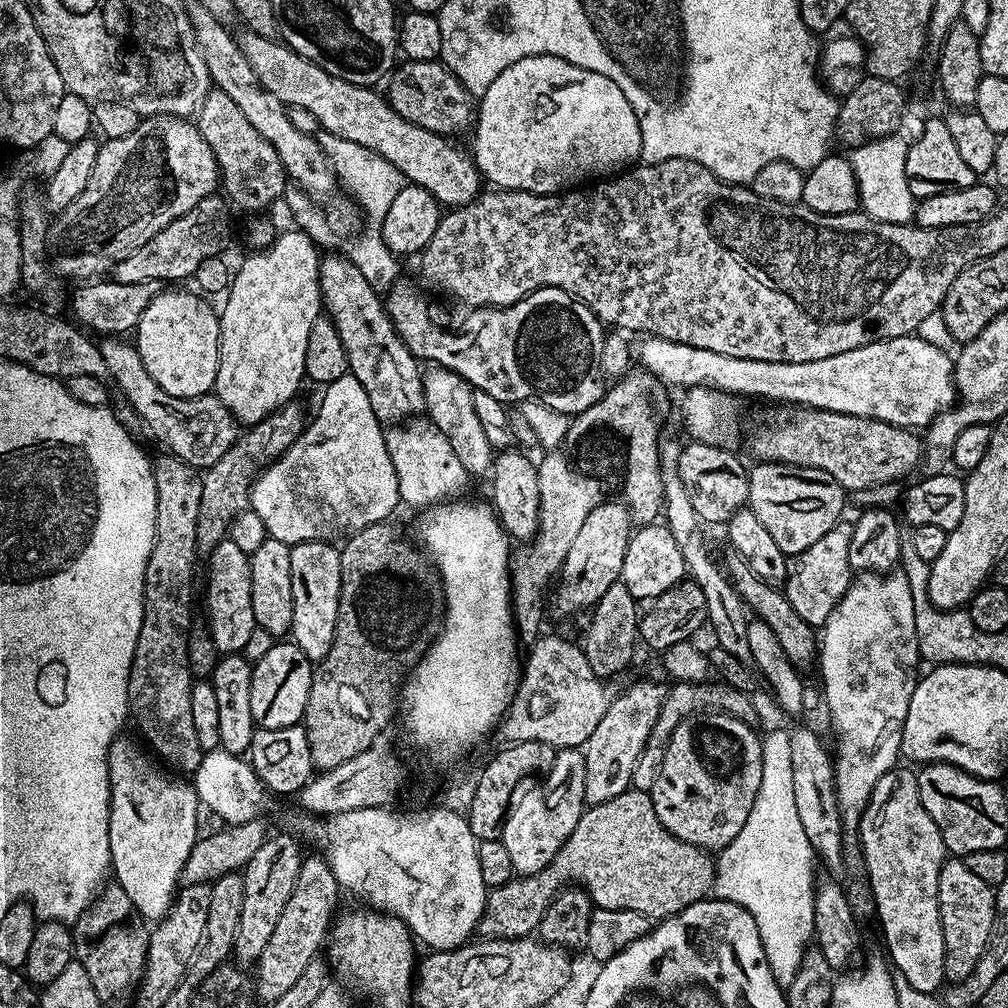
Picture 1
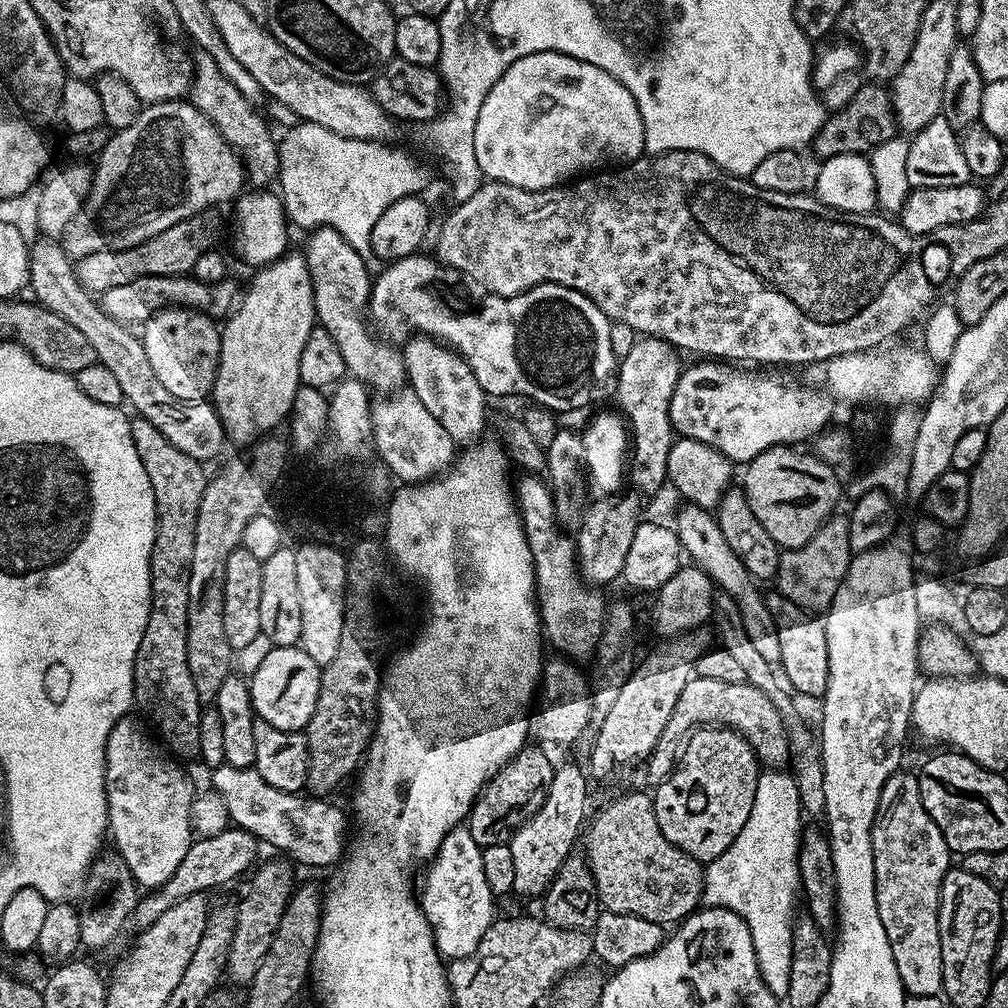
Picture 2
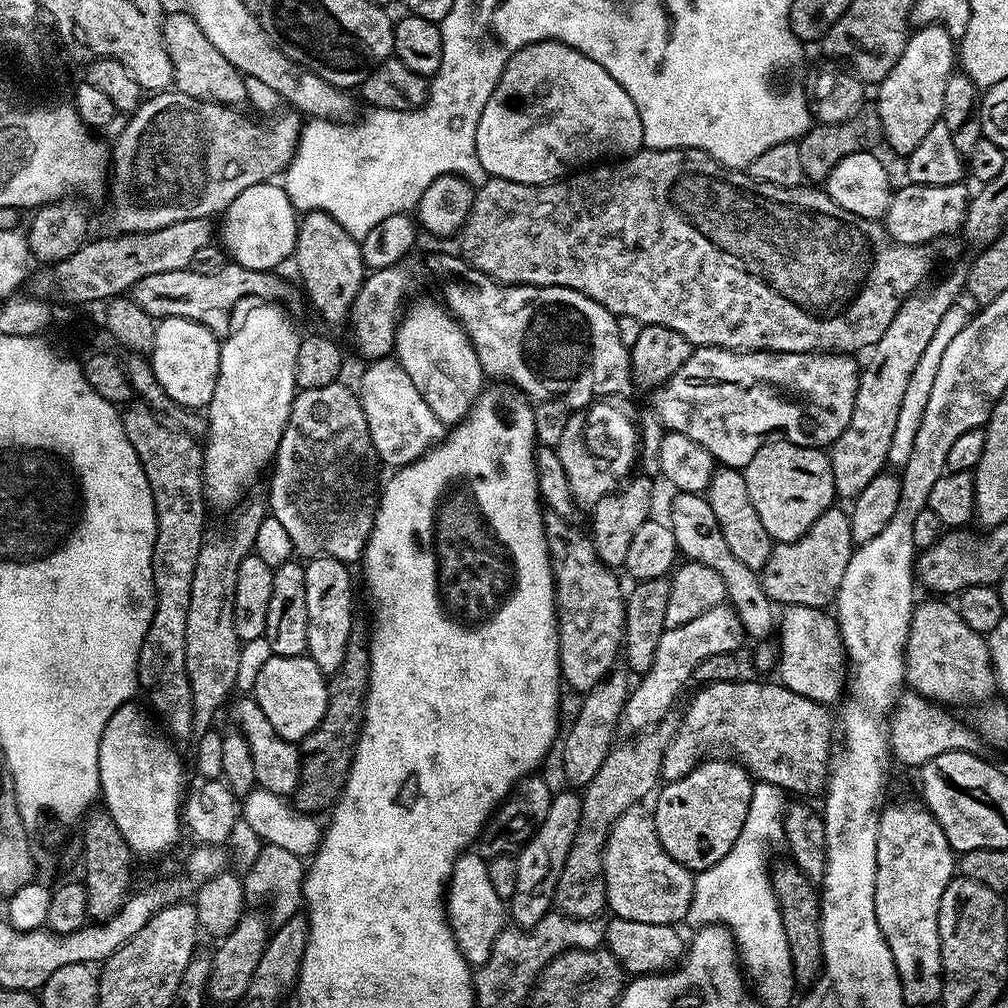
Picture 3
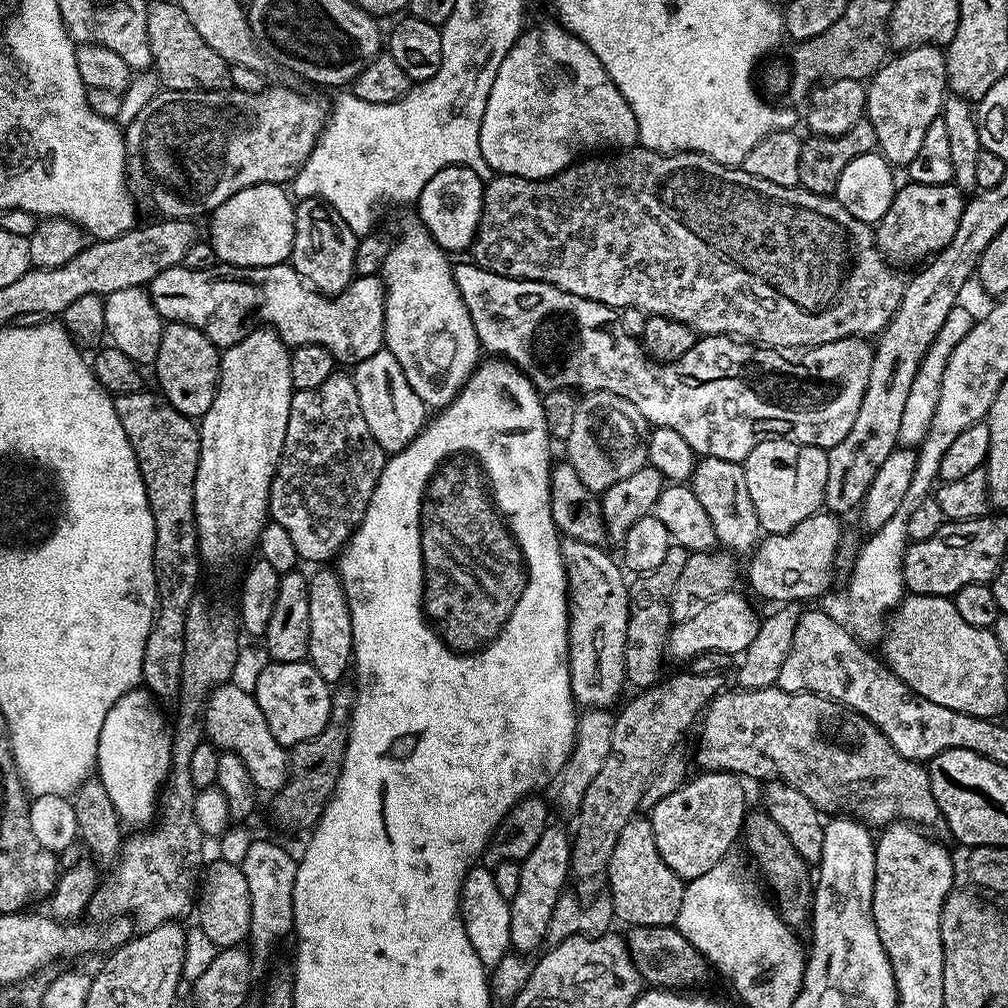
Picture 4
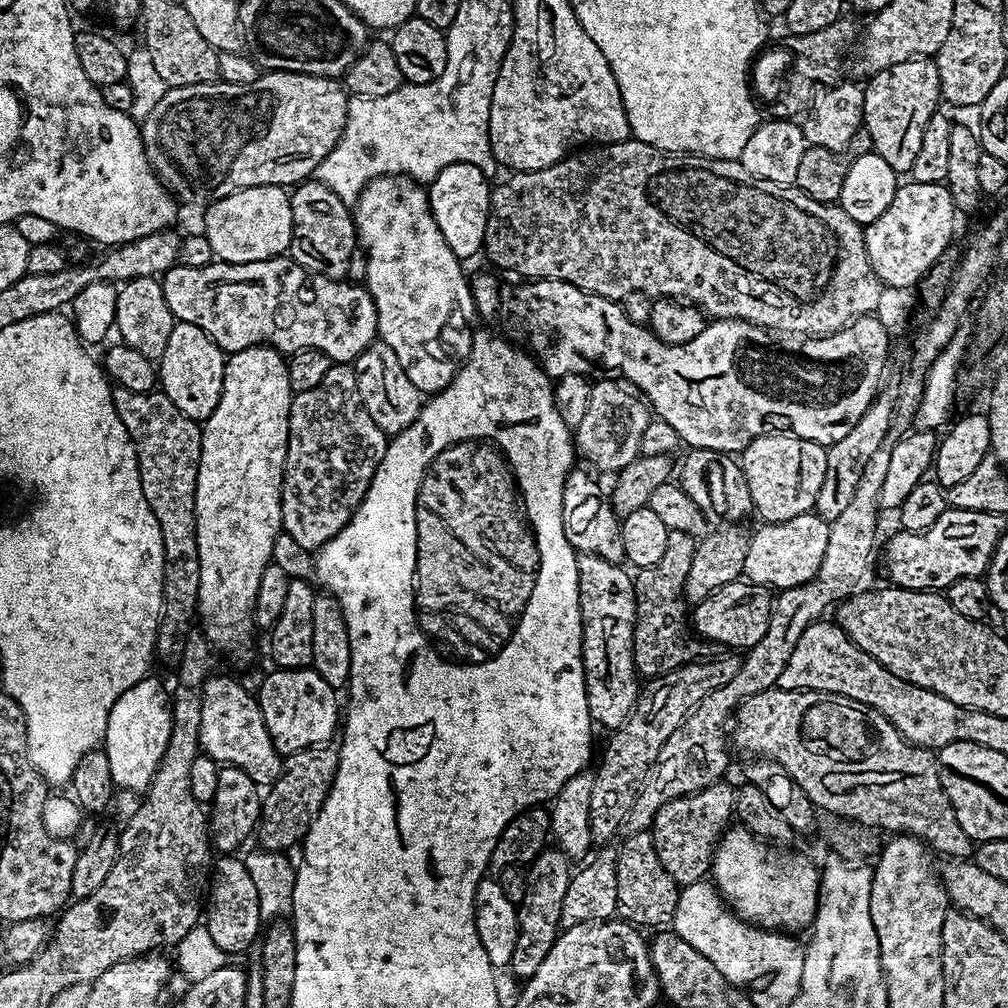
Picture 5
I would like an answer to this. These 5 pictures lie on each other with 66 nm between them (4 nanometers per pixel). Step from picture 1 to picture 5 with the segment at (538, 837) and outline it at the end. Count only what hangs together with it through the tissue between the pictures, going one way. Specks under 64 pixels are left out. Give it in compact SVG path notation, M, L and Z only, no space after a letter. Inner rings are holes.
M549 846L534 858L532 864L526 868L526 894L522 894L522 902L516 909L518 914L518 942L514 946L514 958L510 965L510 972L519 978L527 978L542 966L546 954L550 954L550 946L554 946L556 937L562 931L560 919L562 918L562 898L566 898L566 886L572 881L573 869L570 867L570 861L559 848Z

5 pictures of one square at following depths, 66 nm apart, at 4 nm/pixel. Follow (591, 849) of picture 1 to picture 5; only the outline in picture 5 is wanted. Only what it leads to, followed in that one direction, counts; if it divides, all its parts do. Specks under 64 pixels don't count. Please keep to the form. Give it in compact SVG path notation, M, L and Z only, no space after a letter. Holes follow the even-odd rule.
M651 831L633 832L627 839L624 845L619 845L616 854L619 915L629 924L643 926L645 929L656 930L661 926L671 925L674 910L678 906L680 888L674 878L666 874L662 862L658 862Z

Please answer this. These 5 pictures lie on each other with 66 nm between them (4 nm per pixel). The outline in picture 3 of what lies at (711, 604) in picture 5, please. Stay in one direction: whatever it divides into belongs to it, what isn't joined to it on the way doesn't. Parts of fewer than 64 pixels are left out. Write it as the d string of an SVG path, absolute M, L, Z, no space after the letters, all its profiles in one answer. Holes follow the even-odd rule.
M727 603L714 606L691 622L682 626L665 628L662 638L658 638L658 650L654 650L654 662L648 672L639 677L640 685L633 687L624 703L623 727L647 730L673 711L672 703L680 696L684 683L692 680L692 672L702 662L714 654L735 653L740 643L745 643L744 627L738 614Z

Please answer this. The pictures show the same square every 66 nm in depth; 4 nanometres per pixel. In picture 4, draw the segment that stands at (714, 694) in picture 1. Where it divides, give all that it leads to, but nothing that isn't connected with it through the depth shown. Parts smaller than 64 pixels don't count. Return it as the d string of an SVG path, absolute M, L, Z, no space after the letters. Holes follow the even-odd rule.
M779 686L735 691L721 691L719 696L709 701L702 713L698 724L700 745L696 748L697 769L734 772L741 778L753 776L759 782L779 778L783 783L794 786L794 790L802 790L802 794L806 794L806 798L810 798L810 802L825 813L851 810L869 826L907 822L924 830L932 830L936 823L941 823L940 804L936 801L927 767L904 758L871 720L813 692L787 692Z

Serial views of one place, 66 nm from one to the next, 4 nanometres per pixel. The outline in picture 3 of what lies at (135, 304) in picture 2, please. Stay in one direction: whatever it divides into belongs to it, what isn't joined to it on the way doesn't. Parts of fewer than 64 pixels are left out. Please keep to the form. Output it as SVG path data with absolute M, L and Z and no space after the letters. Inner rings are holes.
M231 262L225 263L218 274L194 274L191 268L170 270L166 274L150 274L150 278L142 278L142 282L130 289L130 299L153 318L190 318L206 326L206 330L210 330L218 338L223 338L233 327L232 311L240 299L254 298L253 300L264 302L282 300L288 288L276 275L278 274L273 271L250 270Z

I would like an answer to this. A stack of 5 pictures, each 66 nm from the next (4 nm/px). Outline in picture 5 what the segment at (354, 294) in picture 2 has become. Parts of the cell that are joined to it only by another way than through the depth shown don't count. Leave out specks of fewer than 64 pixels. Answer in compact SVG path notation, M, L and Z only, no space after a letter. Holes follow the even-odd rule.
M309 178L293 187L290 195L292 197L292 246L290 256L297 263L301 264L306 271L312 272L314 275L324 275L326 278L343 281L347 274L347 263L350 262L350 254L354 254L358 250L358 241L356 238L356 221L354 212L349 205L342 202L342 198L338 198L338 194L334 194L334 190L330 190L330 186L326 186L321 180Z

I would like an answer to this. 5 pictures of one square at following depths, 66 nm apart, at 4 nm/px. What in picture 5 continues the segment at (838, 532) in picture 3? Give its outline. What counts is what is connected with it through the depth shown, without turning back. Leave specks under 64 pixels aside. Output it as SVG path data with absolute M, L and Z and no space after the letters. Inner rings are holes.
M815 511L798 514L798 518L786 518L777 524L761 523L760 529L748 538L744 576L751 583L769 590L783 590L802 586L818 574L822 558L826 555L826 542L830 538L830 523L816 515Z

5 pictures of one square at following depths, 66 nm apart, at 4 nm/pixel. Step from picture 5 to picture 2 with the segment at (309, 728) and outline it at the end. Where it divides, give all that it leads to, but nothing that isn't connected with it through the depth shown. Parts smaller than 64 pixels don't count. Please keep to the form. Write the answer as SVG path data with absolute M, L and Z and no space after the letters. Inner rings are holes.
M299 646L295 648L273 648L262 666L250 677L252 710L259 719L270 722L278 730L299 732L307 729L310 718L318 706L320 674L322 668Z

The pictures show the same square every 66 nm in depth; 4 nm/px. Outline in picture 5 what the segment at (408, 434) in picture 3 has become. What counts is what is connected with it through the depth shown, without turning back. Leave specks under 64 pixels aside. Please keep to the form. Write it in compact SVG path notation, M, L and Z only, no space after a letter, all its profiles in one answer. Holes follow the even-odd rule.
M373 342L362 350L354 361L356 377L358 378L358 394L374 422L378 422L380 429L389 434L406 430L410 422L414 422L420 413L422 394L406 378L406 370L402 370L402 362L398 362L394 350L382 342Z

